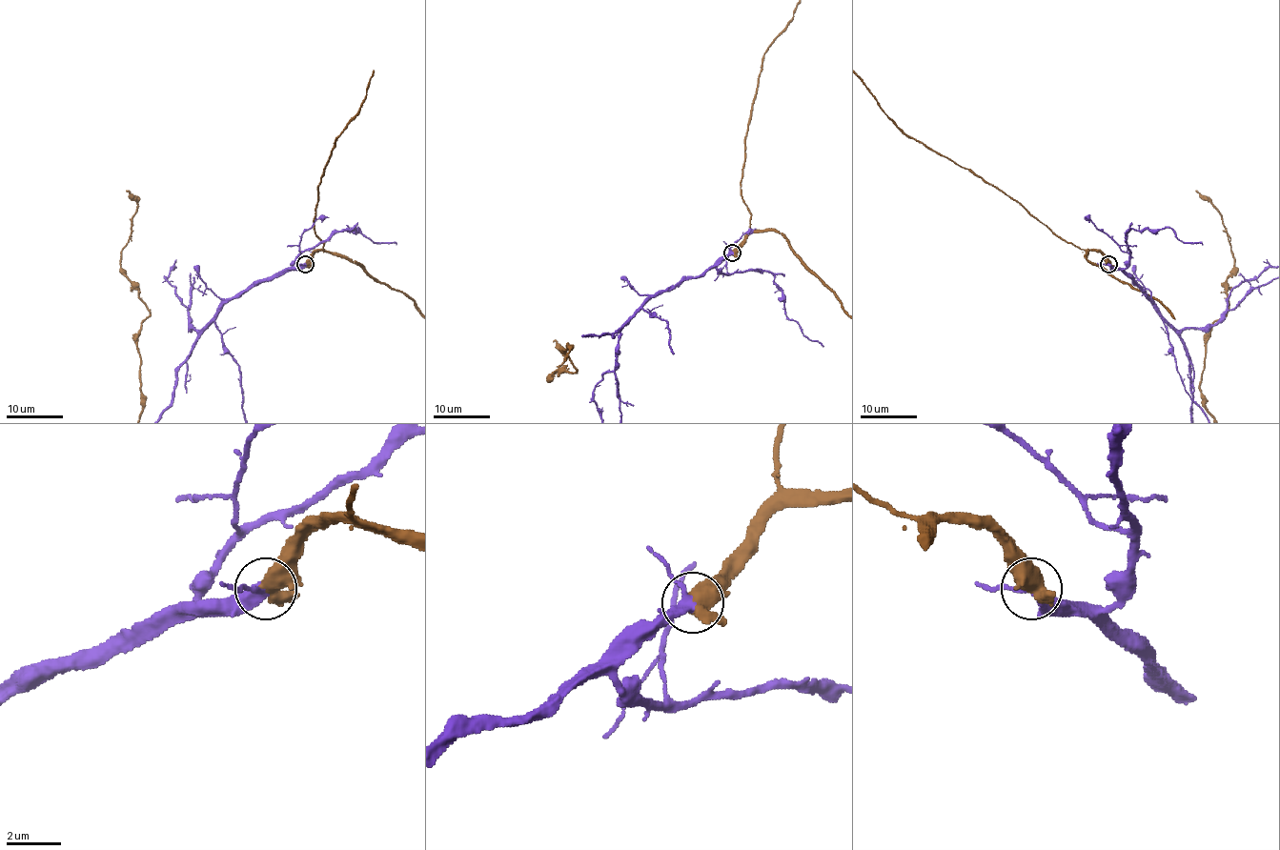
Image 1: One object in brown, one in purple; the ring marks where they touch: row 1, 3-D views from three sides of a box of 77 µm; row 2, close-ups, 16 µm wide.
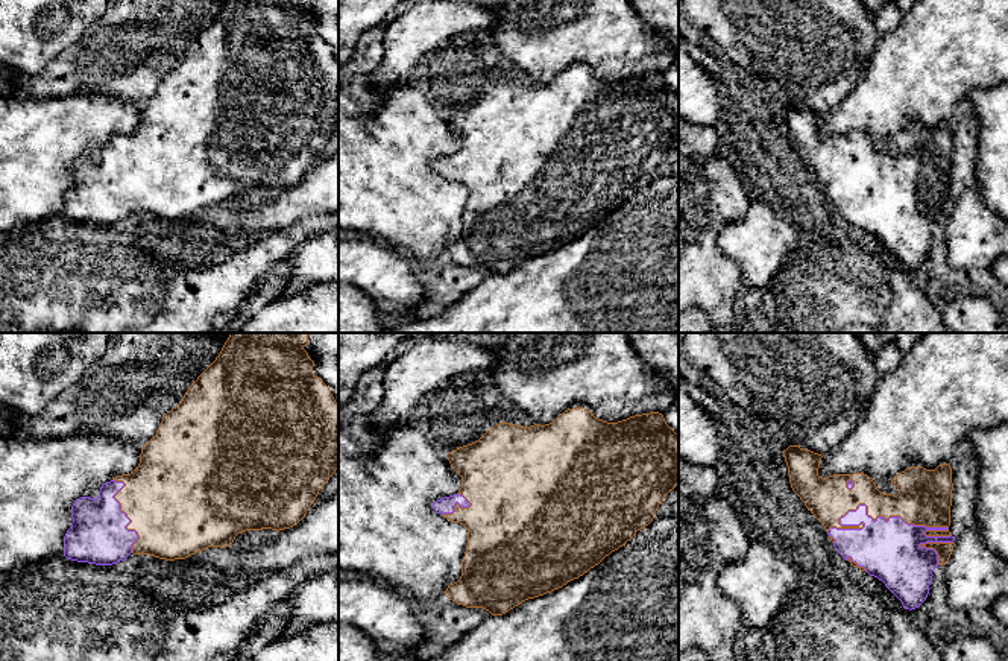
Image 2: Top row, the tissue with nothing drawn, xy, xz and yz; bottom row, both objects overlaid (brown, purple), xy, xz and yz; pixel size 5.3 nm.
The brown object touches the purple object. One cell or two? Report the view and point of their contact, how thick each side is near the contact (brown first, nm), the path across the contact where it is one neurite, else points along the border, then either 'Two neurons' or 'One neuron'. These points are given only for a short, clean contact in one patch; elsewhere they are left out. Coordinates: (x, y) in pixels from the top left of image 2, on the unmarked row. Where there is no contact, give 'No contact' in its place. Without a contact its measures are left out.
Touches brown at yz (885, 178). Thickness 280 nm (brown) against 320 nm. One neuron

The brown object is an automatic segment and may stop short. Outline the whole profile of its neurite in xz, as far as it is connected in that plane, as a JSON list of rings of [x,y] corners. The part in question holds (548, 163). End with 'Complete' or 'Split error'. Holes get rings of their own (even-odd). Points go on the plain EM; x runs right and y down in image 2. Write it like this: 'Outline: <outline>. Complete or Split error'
Outline: [[[572,67],[545,85],[499,82],[446,117],[461,137],[461,147],[434,161],[433,169],[466,187],[468,205],[461,236],[448,245],[445,255],[457,264],[483,267],[492,275],[502,275],[587,232],[648,185],[659,164],[679,143],[679,94],[659,71],[607,82],[584,67]]]. Split error

